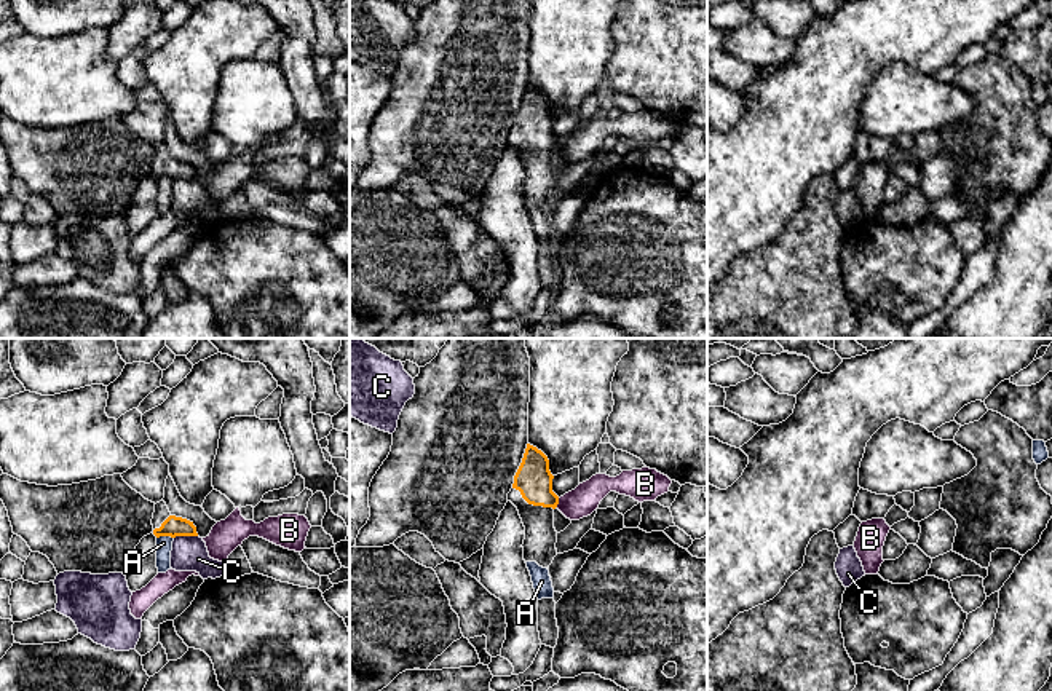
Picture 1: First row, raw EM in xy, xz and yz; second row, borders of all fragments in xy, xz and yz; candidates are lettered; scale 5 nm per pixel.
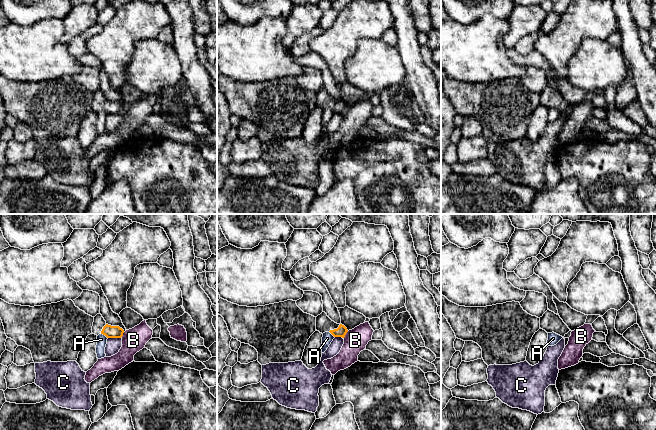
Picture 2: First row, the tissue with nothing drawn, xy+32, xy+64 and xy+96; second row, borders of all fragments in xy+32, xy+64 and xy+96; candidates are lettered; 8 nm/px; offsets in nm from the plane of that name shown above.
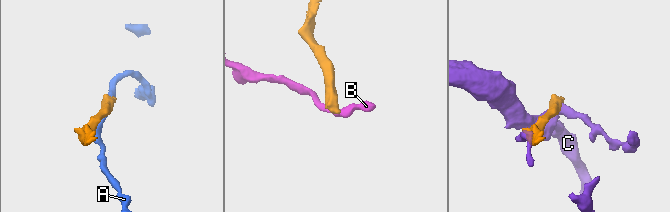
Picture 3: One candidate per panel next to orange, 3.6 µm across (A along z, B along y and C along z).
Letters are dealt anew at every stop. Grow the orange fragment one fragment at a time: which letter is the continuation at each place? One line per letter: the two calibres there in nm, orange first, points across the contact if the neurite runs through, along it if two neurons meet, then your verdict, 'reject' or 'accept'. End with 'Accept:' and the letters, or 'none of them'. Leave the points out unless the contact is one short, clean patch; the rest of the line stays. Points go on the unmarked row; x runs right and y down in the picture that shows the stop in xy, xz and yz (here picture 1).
A: 100/80 nm | along xy (173, 179), (157, 181) | reject
B: 190/150 nm | along xz (559, 141), (556, 149) | reject
C: 100/180 nm | reject
Accept: none of them

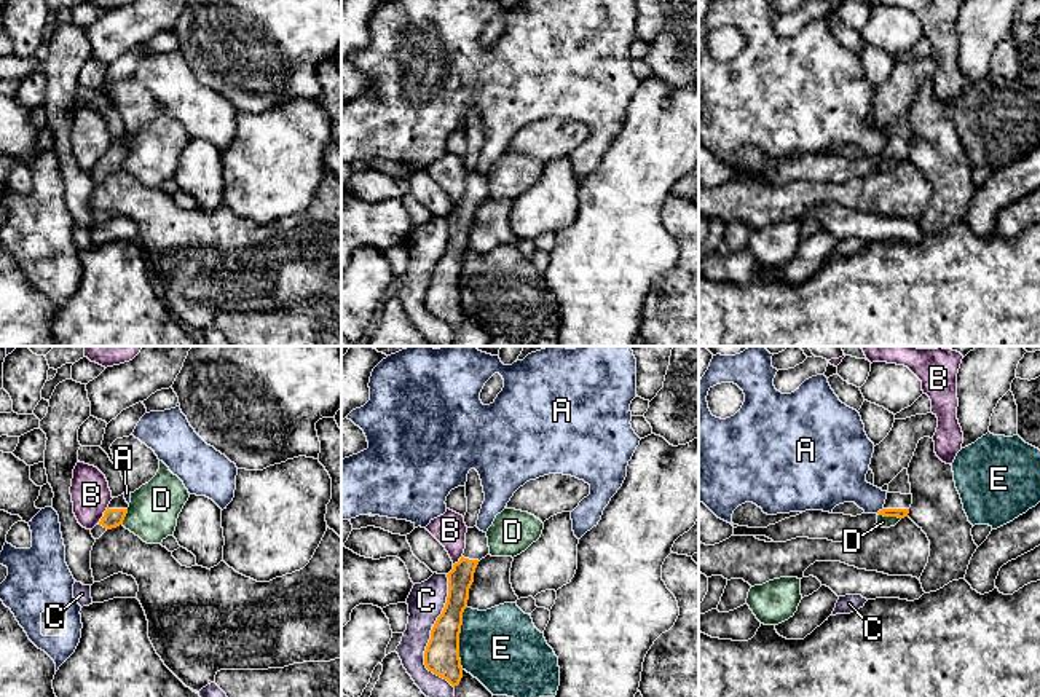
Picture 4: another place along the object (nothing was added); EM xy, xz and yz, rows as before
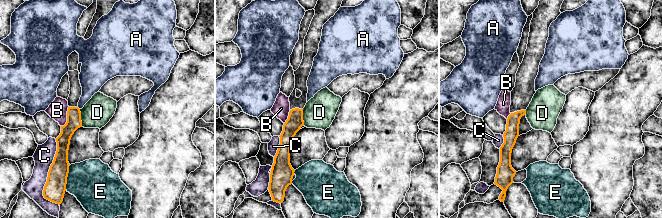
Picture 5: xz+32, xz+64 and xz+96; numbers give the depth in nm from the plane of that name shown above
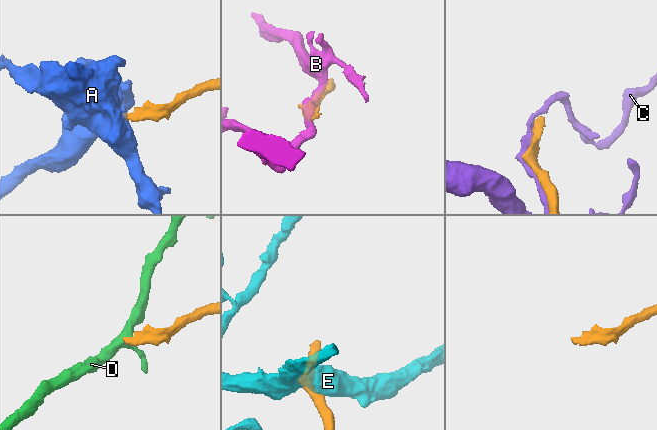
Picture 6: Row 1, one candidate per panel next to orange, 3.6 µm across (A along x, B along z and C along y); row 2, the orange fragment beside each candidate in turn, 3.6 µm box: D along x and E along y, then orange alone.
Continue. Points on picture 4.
A: 50/240 nm | along yz (882, 150), (876, 155) | reject
B: 100/190 nm | reject
C: 180/190 nm | reject
D: 50/60 nm | along yz (878, 155), (900, 161) | reject
E: 180/400 nm | reject
Accept: none of them

